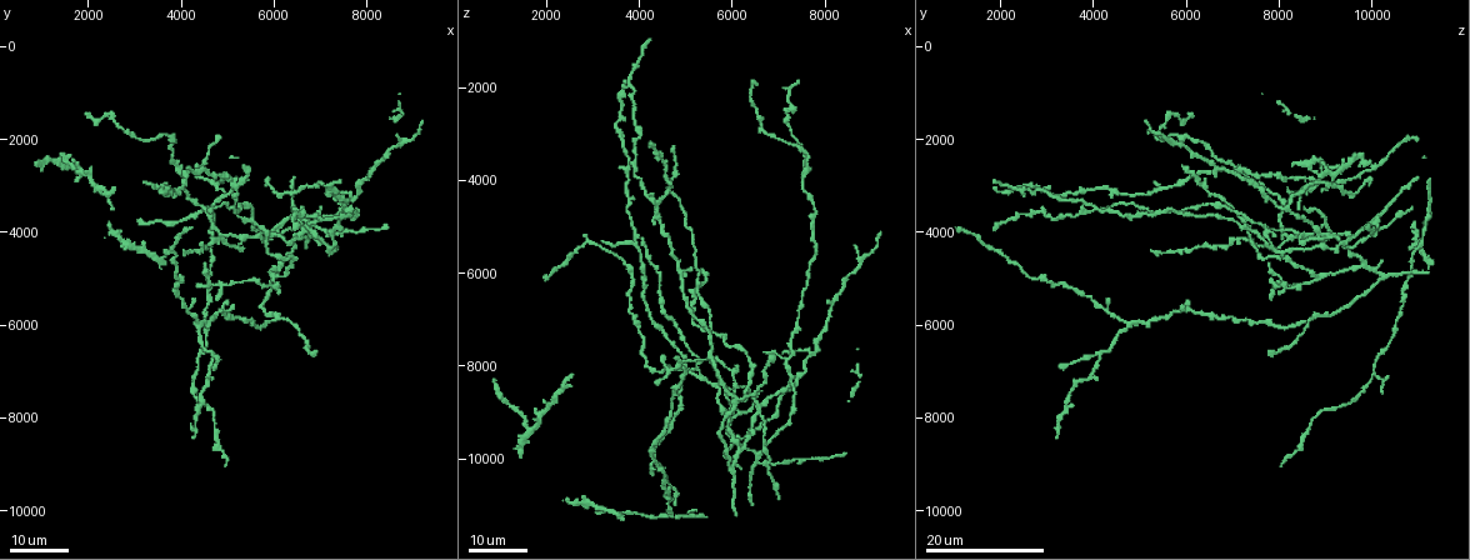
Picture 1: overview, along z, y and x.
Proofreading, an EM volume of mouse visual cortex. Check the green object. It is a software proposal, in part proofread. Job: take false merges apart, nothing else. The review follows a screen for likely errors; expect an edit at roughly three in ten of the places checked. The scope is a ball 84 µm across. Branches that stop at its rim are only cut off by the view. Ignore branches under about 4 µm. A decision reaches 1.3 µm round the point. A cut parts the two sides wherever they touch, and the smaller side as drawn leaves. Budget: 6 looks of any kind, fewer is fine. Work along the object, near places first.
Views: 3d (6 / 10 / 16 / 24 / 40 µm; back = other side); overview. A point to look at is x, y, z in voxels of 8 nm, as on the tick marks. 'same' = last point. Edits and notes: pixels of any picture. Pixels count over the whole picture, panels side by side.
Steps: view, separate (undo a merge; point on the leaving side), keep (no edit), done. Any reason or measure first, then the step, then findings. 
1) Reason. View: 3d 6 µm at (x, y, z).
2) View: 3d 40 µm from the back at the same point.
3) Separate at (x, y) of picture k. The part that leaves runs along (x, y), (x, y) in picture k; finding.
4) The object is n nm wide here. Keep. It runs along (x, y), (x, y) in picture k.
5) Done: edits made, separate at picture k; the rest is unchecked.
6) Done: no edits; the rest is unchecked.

Three-way junction. View: 3d 24 µm at (4150, 5650, 4250).

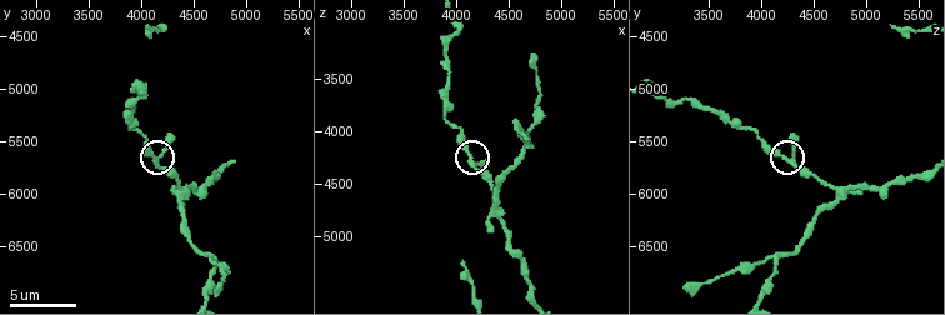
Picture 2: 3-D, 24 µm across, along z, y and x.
View: 3d 10 µm at (4120, 5660, 4220).

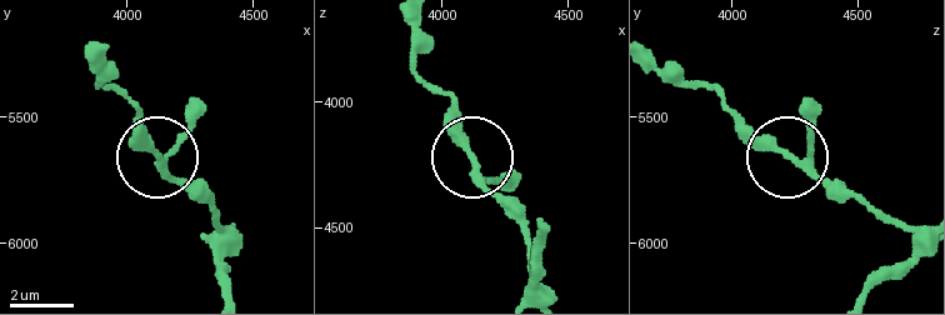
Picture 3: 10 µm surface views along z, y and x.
Keep. It runs along (236, 229), (161, 161), (139, 110) in picture 3; all the same neuron.

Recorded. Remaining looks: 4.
Three arms meet. View: 3d 16 µm at (3850, 3100, 5400).

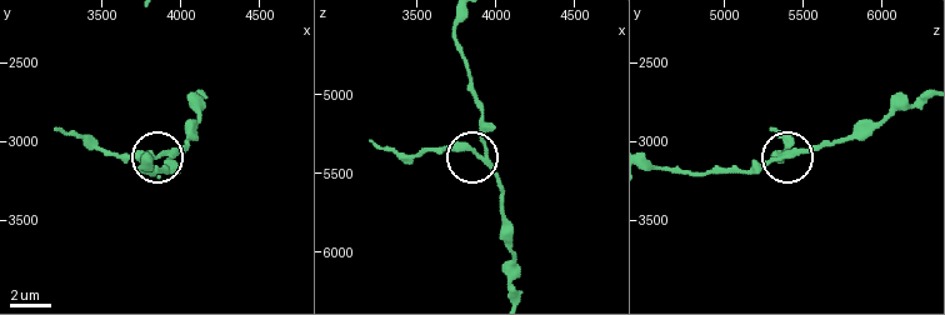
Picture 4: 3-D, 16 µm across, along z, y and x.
View: 3d 10 µm at (3860, 3080, 5360).

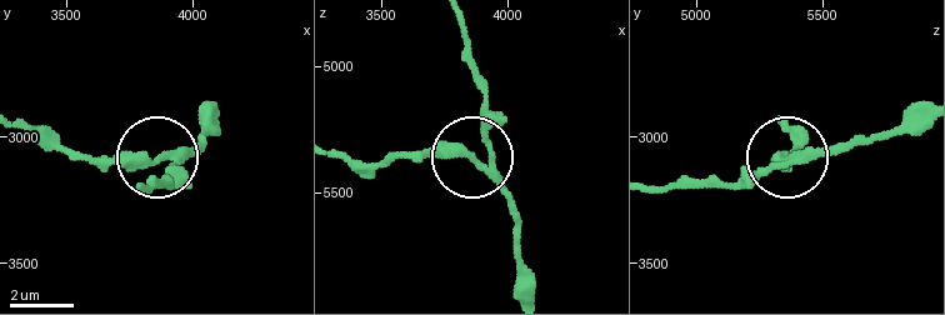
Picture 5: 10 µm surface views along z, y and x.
Keep. It runs along (528, 288), (509, 199), (480, 166), (464, 159), (394, 159) in picture 5; one neuron here.

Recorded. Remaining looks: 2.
View: 3d 24 µm at (6050, 4950, 8850).

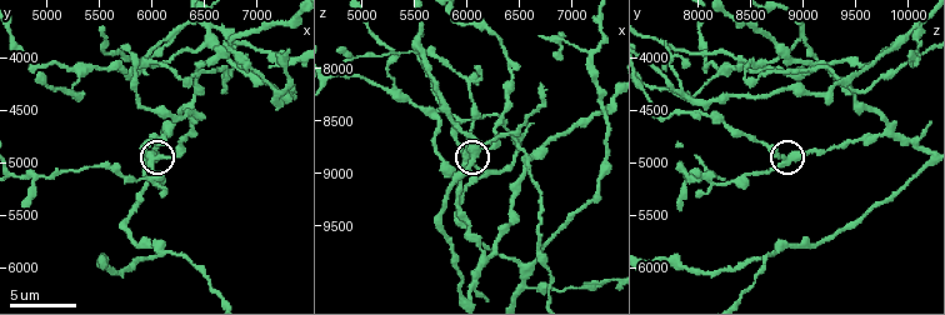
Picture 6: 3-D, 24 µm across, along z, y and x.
View: 3d 10 µm at (6040, 4980, 8860).

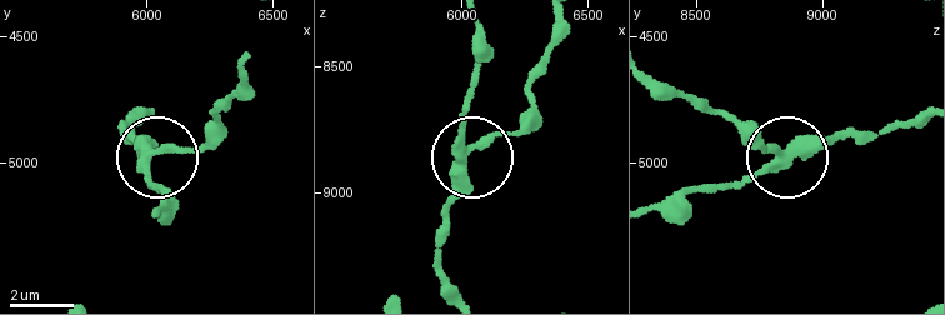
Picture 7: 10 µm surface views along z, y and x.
The object is 300 nm wide here. Keep. It runs along (923, 118), (866, 134), (801, 136), (724, 188) in picture 7; continuous, no second neuron.

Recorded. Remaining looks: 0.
Done: no edits; the rest is unchecked.

